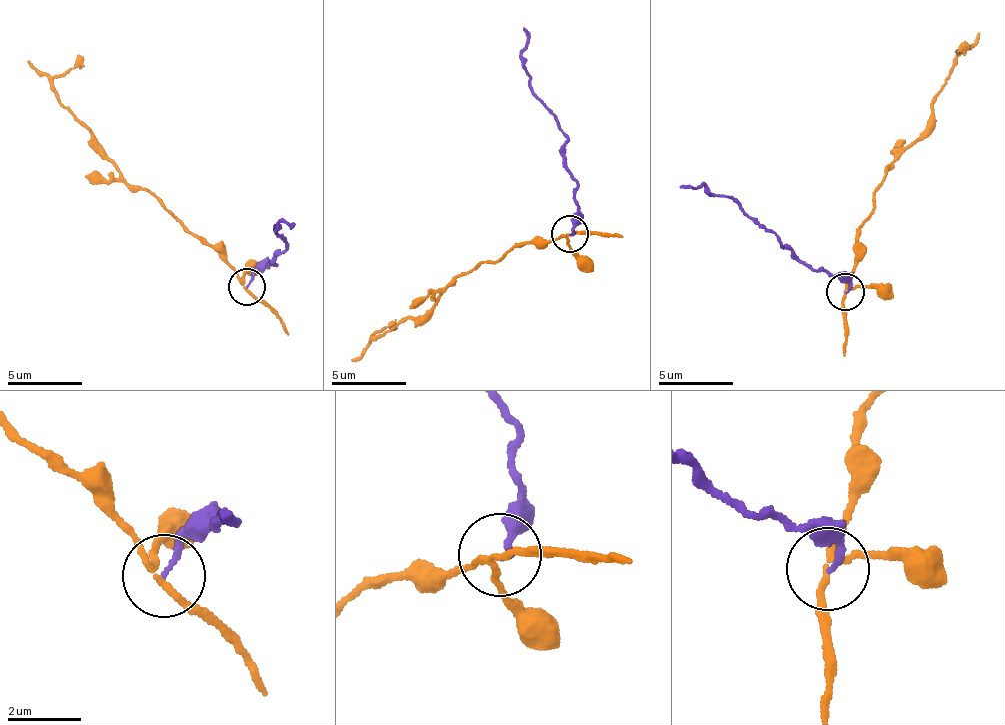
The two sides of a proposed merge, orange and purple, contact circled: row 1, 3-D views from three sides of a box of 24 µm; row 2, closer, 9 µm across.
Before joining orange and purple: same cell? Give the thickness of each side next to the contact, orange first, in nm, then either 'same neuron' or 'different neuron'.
calibres 140 and 140 nm; different neuron

